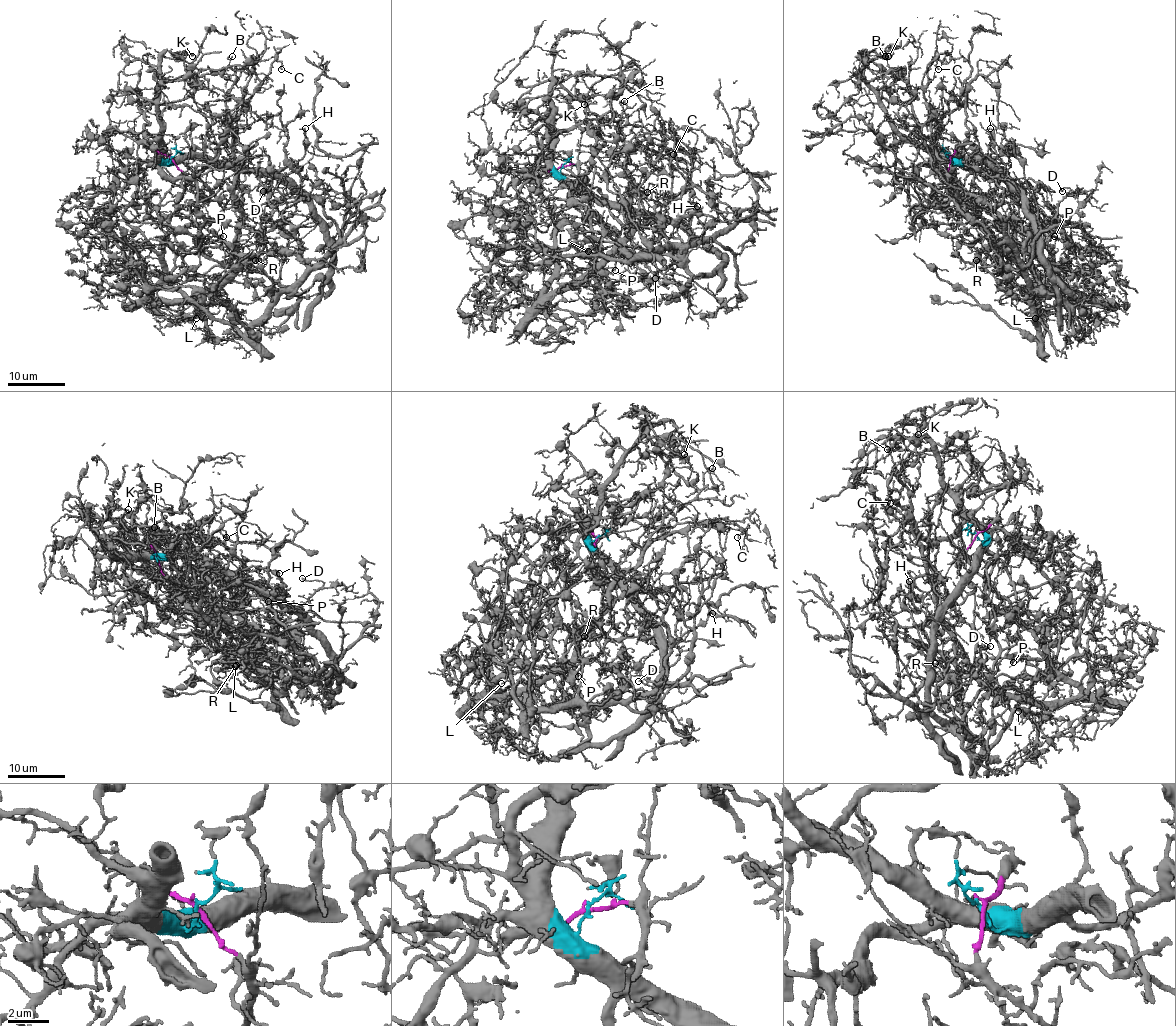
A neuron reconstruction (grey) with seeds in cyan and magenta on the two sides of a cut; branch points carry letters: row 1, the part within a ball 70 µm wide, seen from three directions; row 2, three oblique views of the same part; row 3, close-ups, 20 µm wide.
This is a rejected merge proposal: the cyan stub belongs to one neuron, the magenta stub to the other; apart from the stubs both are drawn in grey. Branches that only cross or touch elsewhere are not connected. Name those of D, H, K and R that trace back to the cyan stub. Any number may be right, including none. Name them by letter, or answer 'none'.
D, H, K

